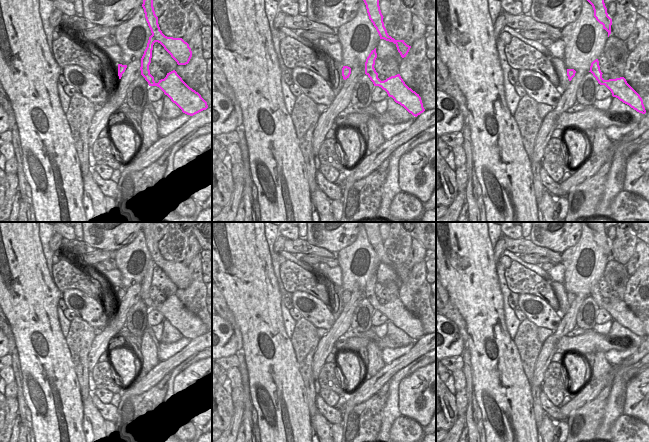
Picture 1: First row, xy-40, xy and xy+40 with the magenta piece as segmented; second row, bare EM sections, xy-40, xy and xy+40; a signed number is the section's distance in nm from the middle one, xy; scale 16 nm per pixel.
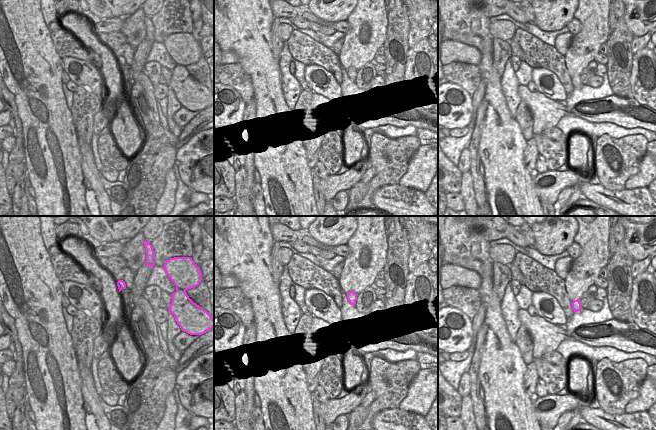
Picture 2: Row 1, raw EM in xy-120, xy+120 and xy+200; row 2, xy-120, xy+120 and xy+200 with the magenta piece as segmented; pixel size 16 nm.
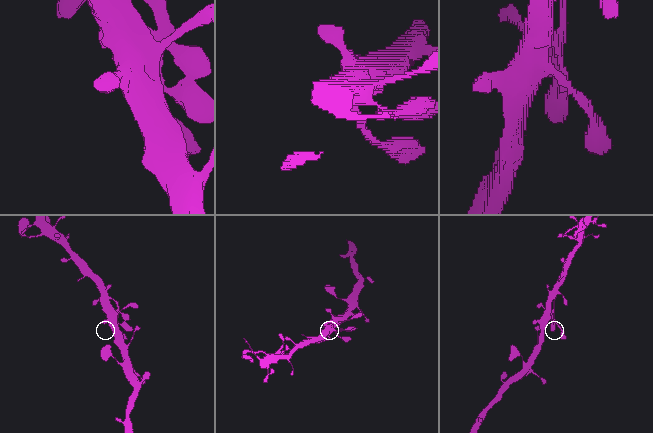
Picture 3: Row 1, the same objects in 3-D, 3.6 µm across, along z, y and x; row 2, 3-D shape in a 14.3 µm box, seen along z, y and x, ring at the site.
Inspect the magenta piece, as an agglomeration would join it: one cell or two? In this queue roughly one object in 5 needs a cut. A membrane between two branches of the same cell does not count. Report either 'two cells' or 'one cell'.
one cell

